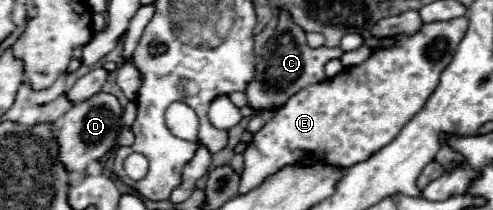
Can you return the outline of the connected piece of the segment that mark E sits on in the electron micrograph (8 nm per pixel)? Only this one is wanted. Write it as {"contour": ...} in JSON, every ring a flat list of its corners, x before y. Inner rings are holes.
{"contour":[[467,18,425,24,413,36,395,36,397,42,393,48,373,50,373,54,363,64,349,66,335,78,329,78,321,84,313,84,311,88,303,88,295,96,291,96,287,104,273,116,273,120,269,120,269,124,265,124,253,136,253,142,243,152,245,166,241,172,239,194,251,192,267,176,271,176,271,172,277,172,287,164,293,164,305,154,323,156,331,164,349,168,359,160,367,160,371,152,377,152,379,148,387,146,399,134,403,124,407,124,423,108,423,104,435,90,435,84,439,84,441,70,451,62,451,56,455,54,459,40,465,36,465,30,467,30],[377,94,385,94,379,104,377,104]]}

